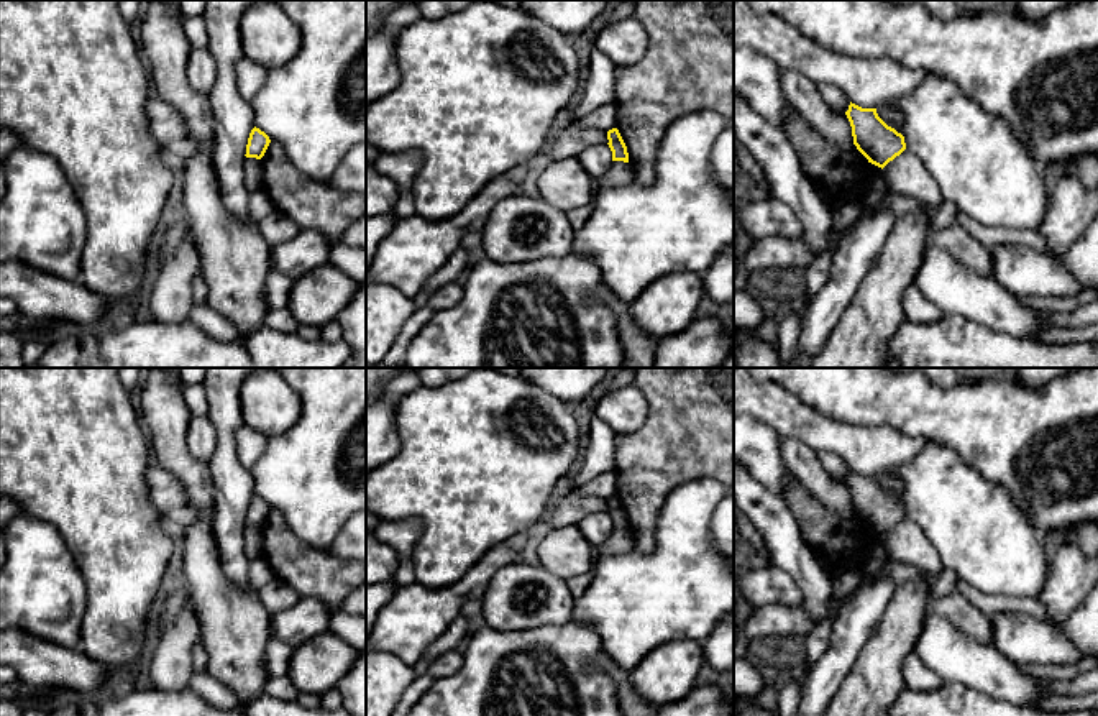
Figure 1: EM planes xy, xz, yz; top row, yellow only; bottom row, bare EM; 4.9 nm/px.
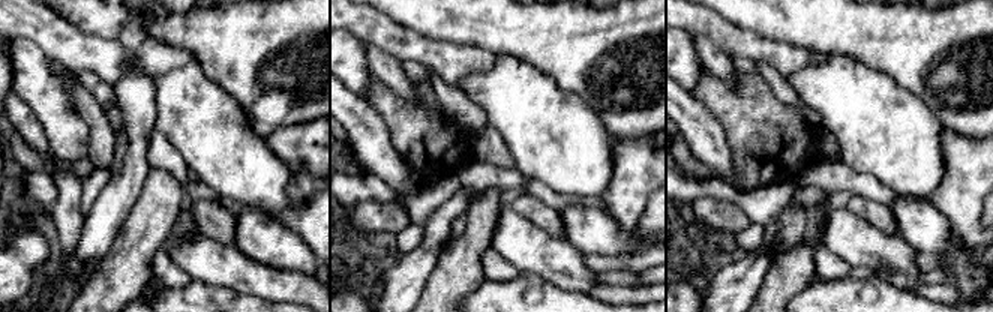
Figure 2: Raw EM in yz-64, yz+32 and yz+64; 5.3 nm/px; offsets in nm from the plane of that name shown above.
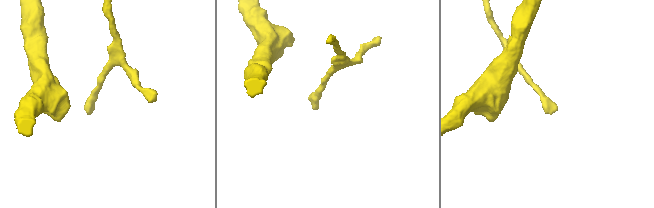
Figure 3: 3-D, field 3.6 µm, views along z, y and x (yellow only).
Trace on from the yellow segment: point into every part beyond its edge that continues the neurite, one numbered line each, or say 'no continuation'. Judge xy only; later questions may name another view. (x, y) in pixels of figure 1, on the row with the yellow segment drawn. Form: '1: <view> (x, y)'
no continuation

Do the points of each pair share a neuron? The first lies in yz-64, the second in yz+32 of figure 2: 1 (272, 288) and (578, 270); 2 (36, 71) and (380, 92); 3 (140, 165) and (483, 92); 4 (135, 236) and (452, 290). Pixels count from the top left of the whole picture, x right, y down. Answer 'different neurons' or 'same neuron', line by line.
1: same neuron
2: different neurons
3: different neurons
4: same neuron

